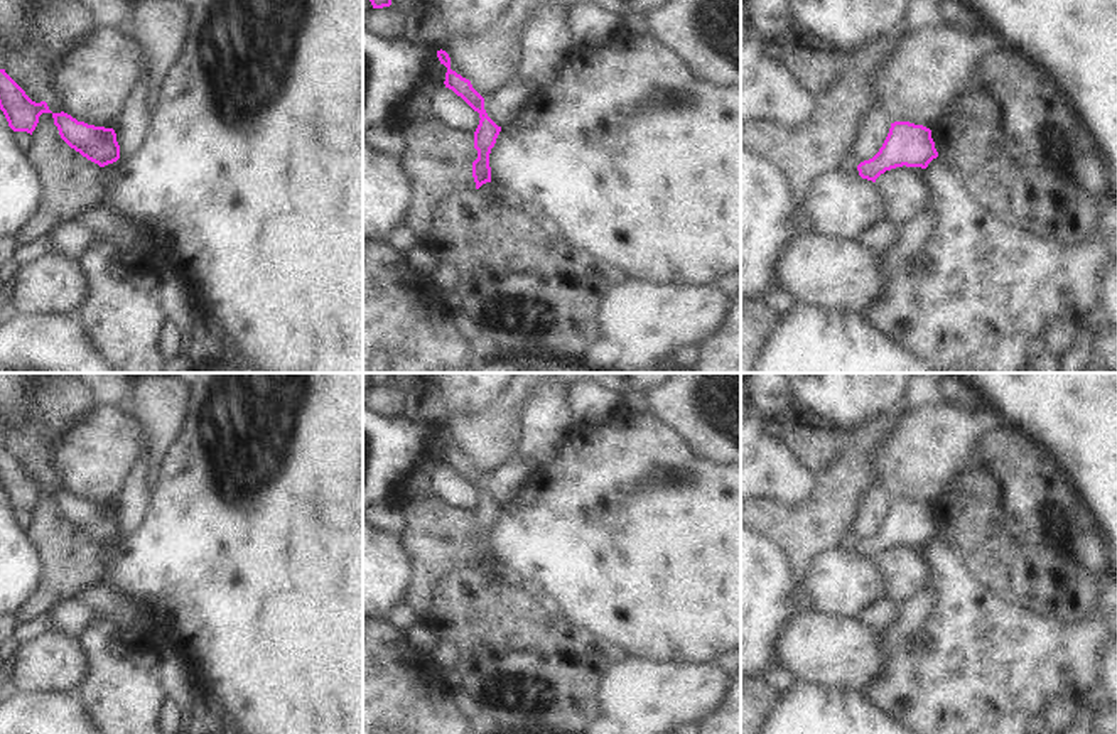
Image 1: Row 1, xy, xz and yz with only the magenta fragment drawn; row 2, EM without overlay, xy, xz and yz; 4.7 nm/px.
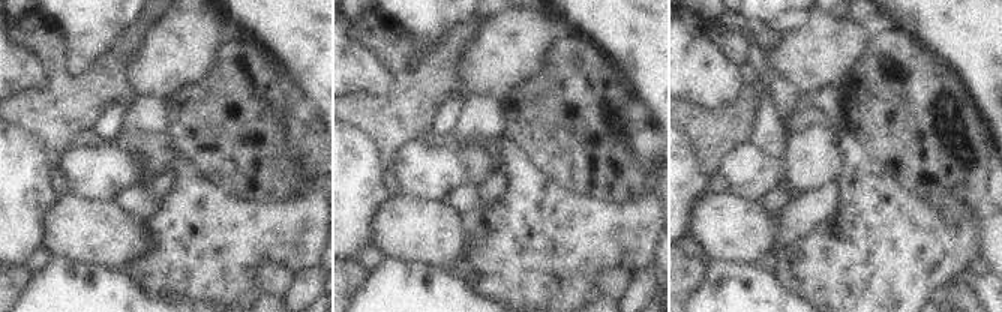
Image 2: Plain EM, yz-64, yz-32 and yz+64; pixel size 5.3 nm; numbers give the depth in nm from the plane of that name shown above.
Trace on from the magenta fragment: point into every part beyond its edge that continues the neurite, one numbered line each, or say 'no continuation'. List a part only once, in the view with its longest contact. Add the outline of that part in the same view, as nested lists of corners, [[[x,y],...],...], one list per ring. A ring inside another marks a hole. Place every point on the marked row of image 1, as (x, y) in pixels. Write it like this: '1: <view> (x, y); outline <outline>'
no continuation

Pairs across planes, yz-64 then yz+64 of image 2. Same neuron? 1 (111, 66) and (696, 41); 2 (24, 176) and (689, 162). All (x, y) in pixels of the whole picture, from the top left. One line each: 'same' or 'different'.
1: different
2: same

